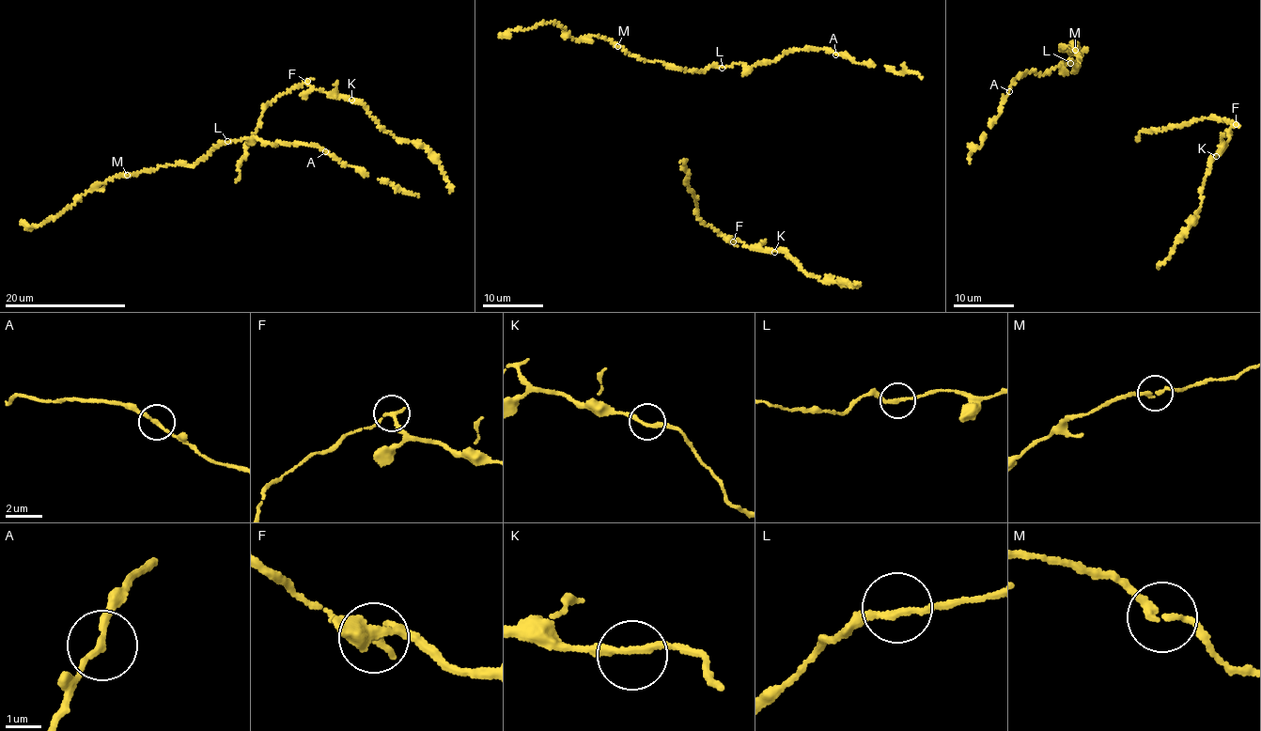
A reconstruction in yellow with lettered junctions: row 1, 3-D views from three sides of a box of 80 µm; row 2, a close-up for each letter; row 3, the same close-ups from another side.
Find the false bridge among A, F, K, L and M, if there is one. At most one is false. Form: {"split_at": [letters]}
{"split_at": ["F"]}

